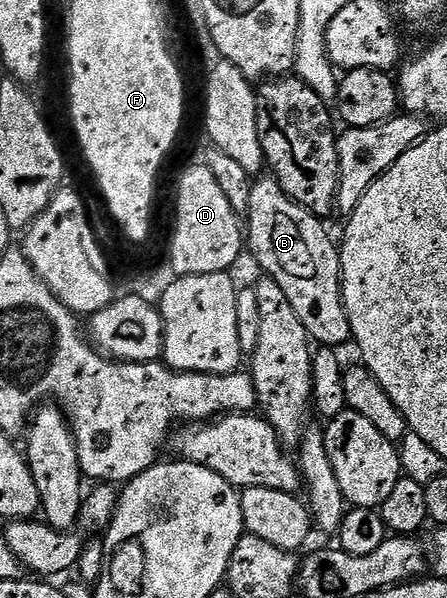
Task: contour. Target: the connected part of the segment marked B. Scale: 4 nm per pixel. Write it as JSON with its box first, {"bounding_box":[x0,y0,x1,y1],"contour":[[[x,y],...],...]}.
{"bounding_box":[248,177,350,348],"contour":[[[258,177],[253,180],[250,188],[248,204],[248,251],[254,254],[254,259],[263,267],[265,274],[284,289],[284,297],[296,309],[296,317],[300,317],[300,325],[310,334],[315,344],[324,347],[341,348],[341,343],[350,343],[350,322],[345,305],[342,304],[342,261],[339,248],[330,240],[326,227],[319,216],[304,209],[284,189],[280,189],[278,180],[273,177]]]}

